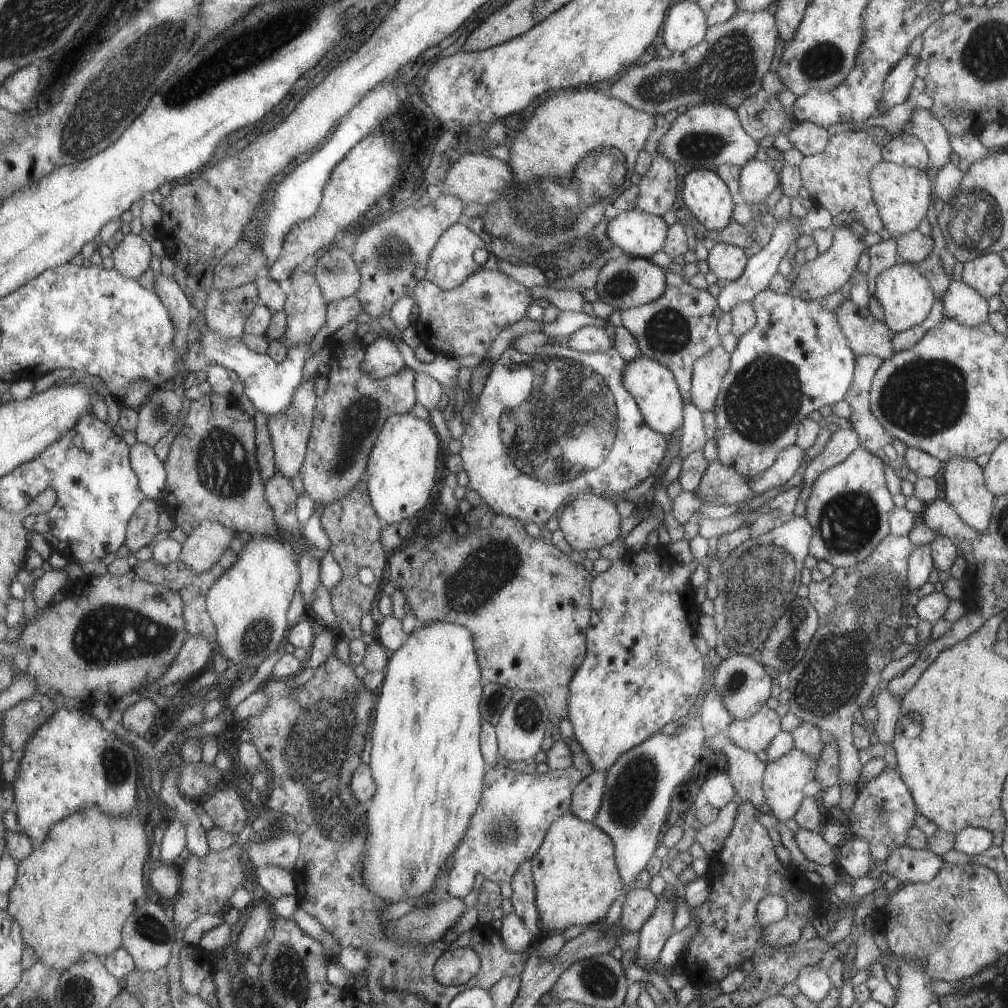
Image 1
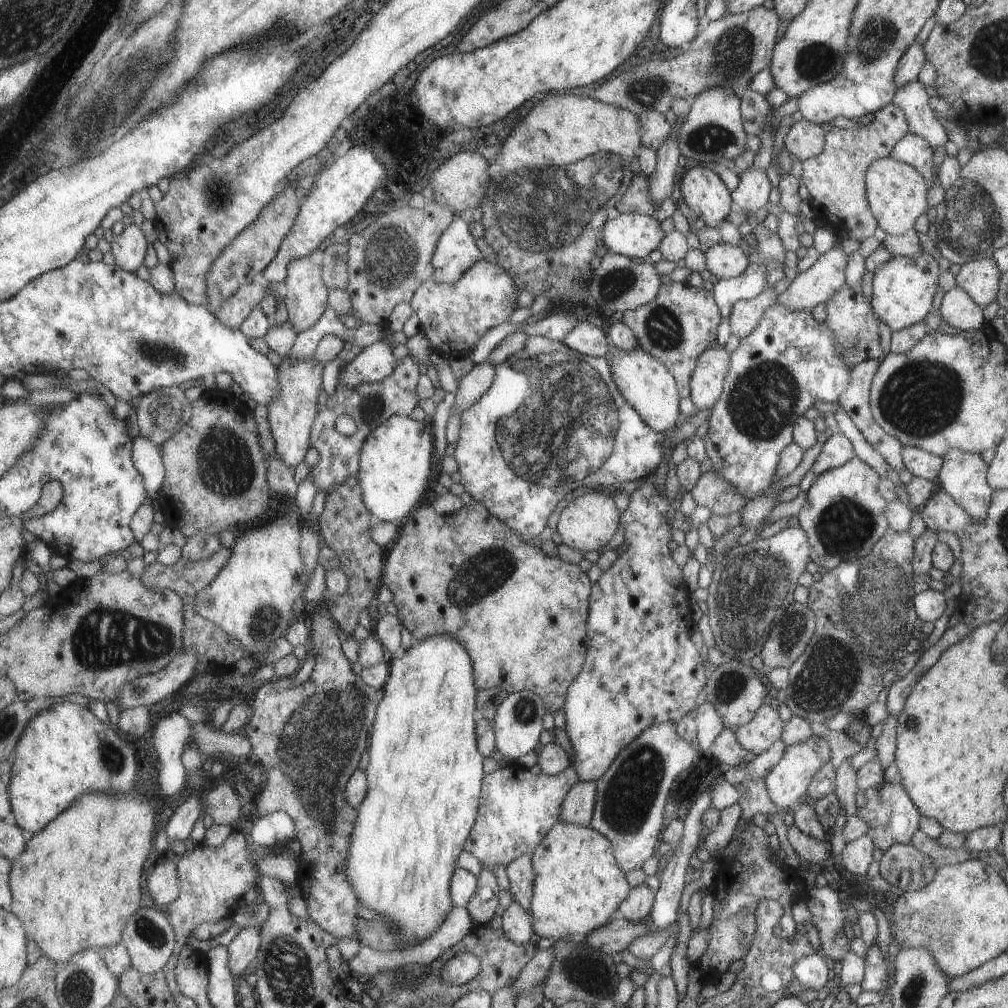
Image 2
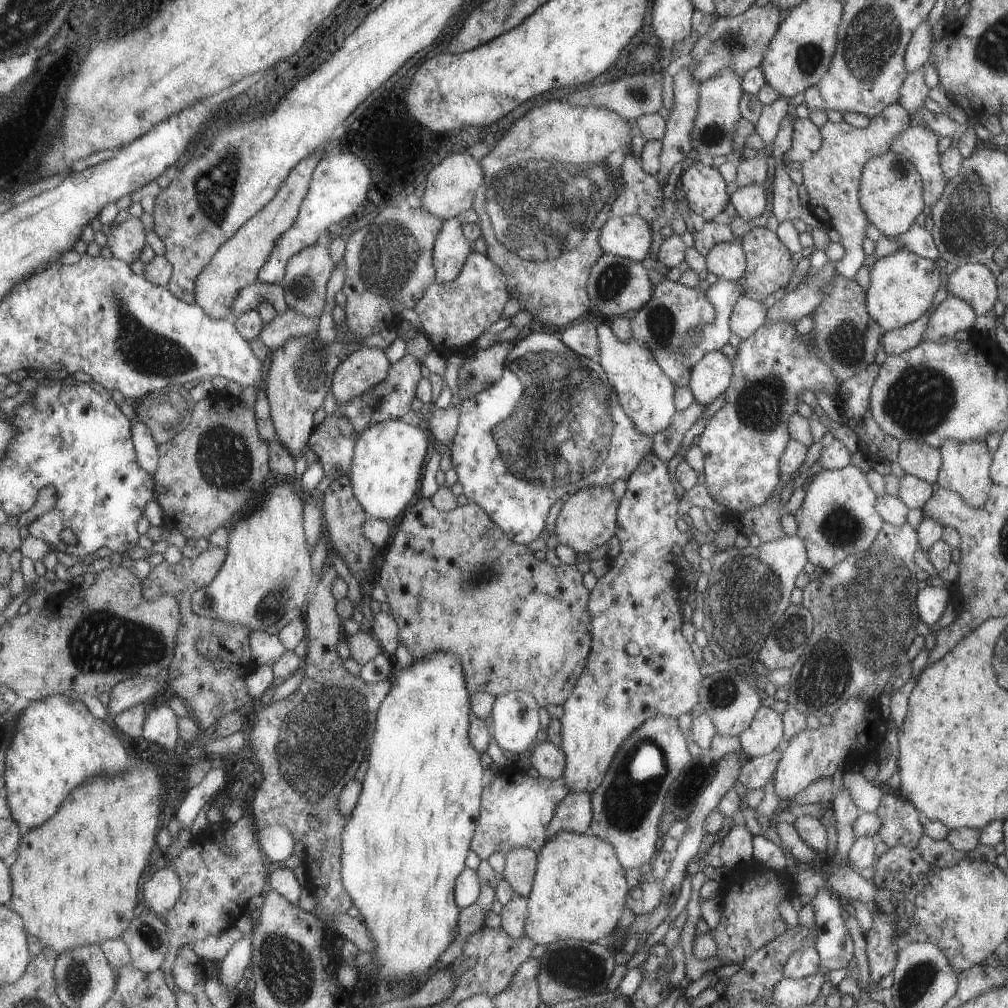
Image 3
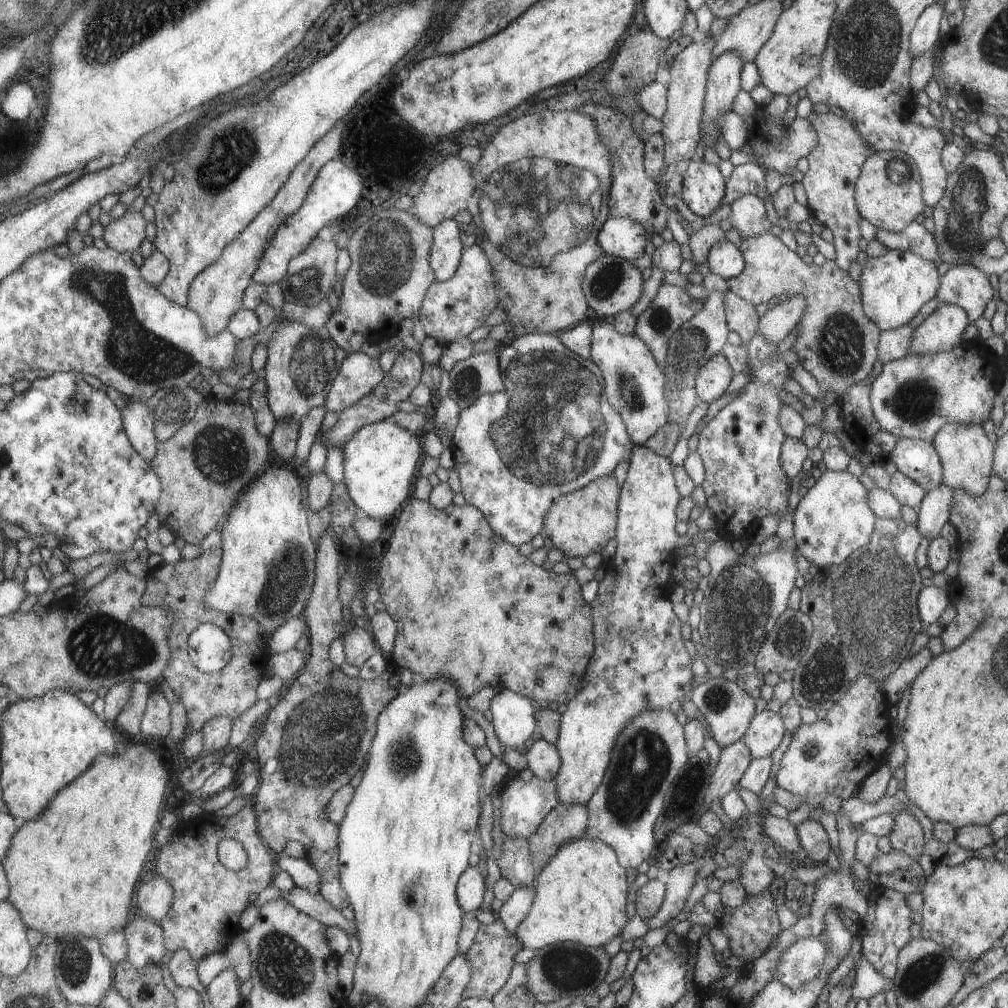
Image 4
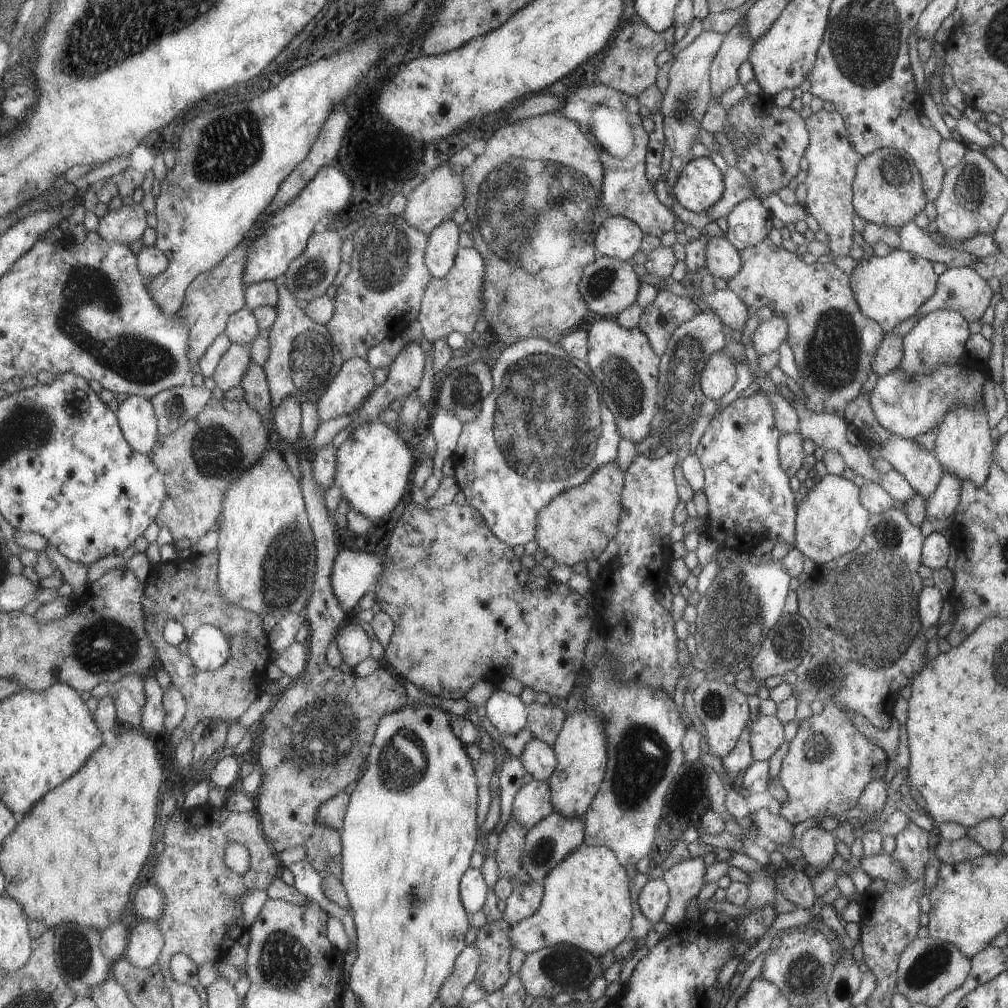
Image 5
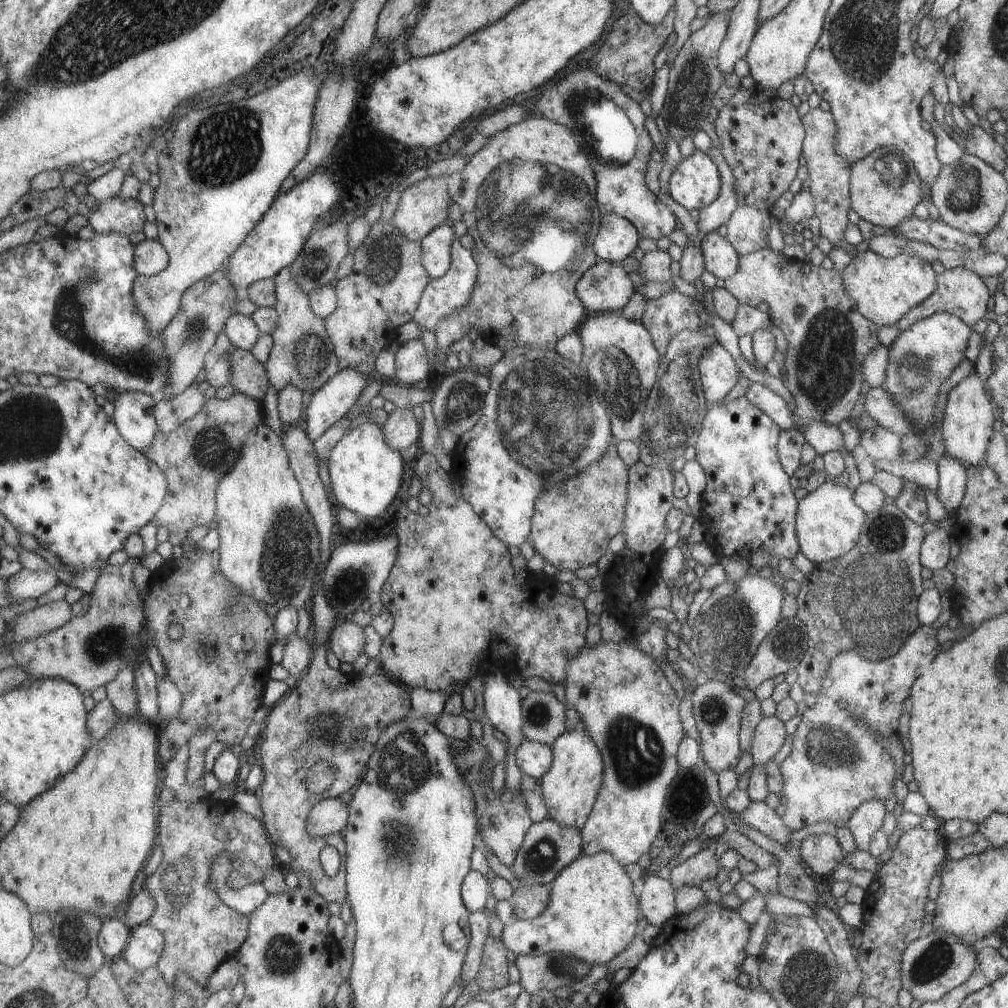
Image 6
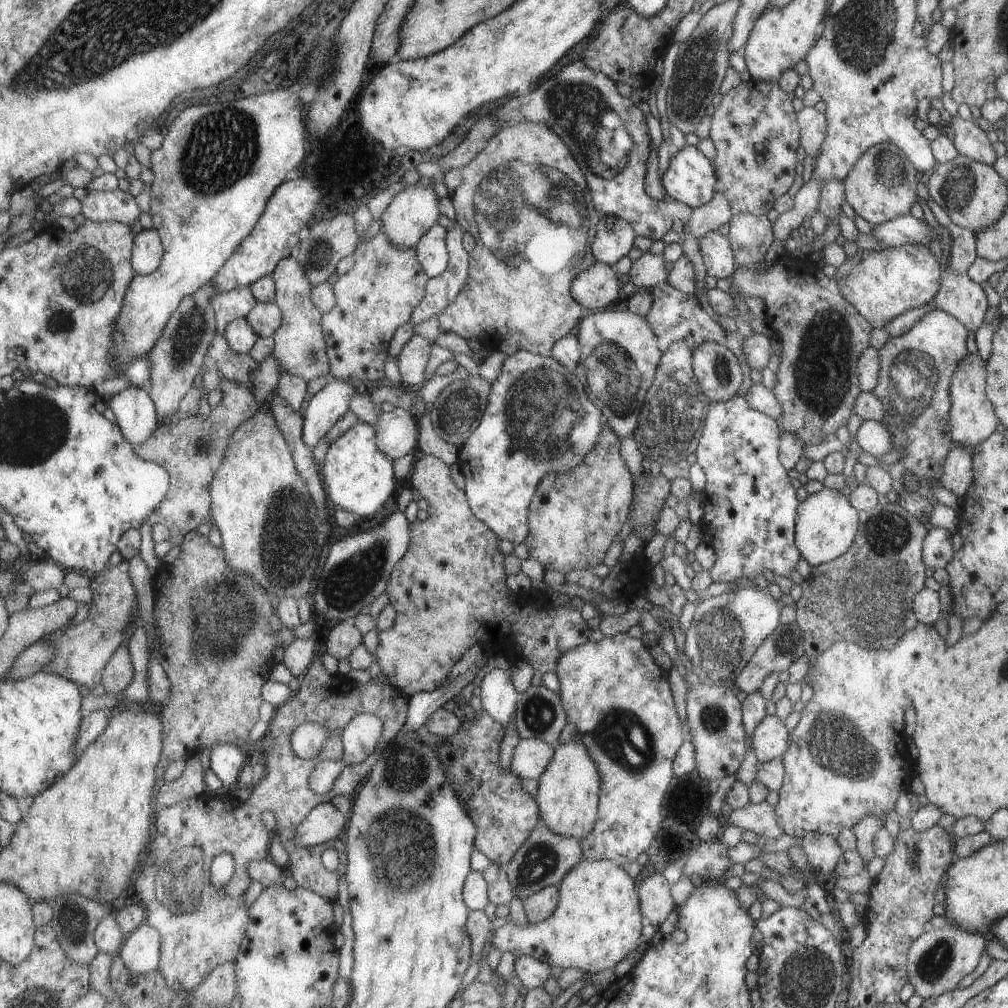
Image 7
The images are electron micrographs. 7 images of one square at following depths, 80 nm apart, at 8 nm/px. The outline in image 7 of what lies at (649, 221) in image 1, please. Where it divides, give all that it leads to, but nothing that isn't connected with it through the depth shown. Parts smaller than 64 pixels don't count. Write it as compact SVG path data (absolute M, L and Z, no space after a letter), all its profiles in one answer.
M605 215L597 226L592 249L597 262L613 266L624 257L635 240L635 231L625 219Z

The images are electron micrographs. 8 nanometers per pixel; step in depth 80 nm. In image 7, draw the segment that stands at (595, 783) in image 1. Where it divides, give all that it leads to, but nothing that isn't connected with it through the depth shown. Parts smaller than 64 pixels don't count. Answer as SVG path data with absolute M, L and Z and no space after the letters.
M541 822L505 867L515 896L523 902L548 886L560 885L567 873L583 859L582 842L578 838L557 834Z

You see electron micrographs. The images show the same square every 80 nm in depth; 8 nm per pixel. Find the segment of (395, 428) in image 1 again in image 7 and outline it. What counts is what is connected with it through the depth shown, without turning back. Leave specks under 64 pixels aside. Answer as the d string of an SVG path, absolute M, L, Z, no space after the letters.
M359 421L329 444L321 472L333 508L351 511L357 517L374 515L395 493L396 461L380 450L376 438L375 425Z

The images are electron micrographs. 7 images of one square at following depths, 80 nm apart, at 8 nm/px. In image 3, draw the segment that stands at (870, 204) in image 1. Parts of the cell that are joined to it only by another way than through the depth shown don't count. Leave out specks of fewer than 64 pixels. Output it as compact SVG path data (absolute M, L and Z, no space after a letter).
M898 102L872 116L864 128L855 128L843 120L828 120L819 128L820 149L802 161L800 171L802 184L808 194L807 212L839 234L838 242L843 247L844 254L834 262L834 270L848 279L853 278L865 256L861 250L861 242L865 238L864 230L869 222L858 201L858 186L863 165L870 158L887 151L890 140L908 126L908 112Z

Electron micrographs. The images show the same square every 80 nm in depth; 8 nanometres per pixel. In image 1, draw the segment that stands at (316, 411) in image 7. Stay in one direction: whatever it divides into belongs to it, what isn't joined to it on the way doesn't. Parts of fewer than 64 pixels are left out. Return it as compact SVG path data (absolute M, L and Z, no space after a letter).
M377 337L367 346L367 354L361 361L360 370L374 379L384 379L407 367L406 358L391 339Z

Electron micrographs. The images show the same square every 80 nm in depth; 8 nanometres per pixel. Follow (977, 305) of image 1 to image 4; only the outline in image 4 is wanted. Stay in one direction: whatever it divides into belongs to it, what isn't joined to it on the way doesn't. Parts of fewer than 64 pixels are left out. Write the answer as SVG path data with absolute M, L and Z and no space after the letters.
M939 303L935 310L912 330L909 355L948 351L961 344L961 333L969 321L968 314L957 305Z

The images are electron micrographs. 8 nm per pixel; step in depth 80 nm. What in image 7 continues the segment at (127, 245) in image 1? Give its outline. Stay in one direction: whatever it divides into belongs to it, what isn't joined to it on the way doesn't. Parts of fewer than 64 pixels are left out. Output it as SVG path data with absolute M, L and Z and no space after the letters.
M115 189L112 191L89 190L81 202L81 212L86 219L97 222L117 221L128 225L138 220L141 208L133 194Z

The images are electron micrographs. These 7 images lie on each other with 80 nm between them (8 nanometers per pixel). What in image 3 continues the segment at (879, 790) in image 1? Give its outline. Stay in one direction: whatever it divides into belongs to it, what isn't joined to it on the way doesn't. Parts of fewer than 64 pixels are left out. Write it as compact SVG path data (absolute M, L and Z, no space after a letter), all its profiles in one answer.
M885 792L874 811L882 822L875 834L876 842L884 842L888 847L901 845L916 850L924 832L917 819L916 807L899 795Z

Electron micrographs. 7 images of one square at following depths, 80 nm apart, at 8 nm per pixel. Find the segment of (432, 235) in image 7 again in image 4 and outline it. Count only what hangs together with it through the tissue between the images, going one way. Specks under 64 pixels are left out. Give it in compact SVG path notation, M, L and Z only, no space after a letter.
M447 219L435 227L431 264L437 281L453 278L464 256L466 246L461 238L461 225L457 220Z

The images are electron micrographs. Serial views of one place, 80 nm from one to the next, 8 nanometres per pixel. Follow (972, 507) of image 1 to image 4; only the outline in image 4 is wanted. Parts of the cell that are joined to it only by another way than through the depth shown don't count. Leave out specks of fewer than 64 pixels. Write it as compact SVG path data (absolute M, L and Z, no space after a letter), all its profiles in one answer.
M949 423L935 434L931 443L942 466L941 483L953 489L965 489L966 493L974 495L980 495L988 488L988 482L993 475L992 454L995 452L995 444L989 441L981 425Z

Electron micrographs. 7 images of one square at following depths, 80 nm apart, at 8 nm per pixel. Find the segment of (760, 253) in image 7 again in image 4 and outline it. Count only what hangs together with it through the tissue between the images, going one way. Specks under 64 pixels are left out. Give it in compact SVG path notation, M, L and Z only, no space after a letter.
M760 193L737 197L730 205L728 222L743 239L766 233L771 224L766 219L765 207Z

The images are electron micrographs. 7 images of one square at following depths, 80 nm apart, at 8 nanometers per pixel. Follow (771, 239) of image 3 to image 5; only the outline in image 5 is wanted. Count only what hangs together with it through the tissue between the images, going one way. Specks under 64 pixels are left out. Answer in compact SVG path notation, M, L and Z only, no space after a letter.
M768 238L739 253L742 266L737 274L726 280L726 288L734 292L749 309L767 300L774 302L772 311L775 315L782 315L786 322L784 339L792 350L794 364L800 372L796 382L802 390L804 407L812 413L829 413L843 418L846 406L859 394L857 390L872 372L869 370L872 356L880 346L881 338L884 338L880 324L865 318L852 293L849 275L839 270L833 262L820 264L815 261L807 266L801 262L801 257L785 251L781 246L774 246Z

